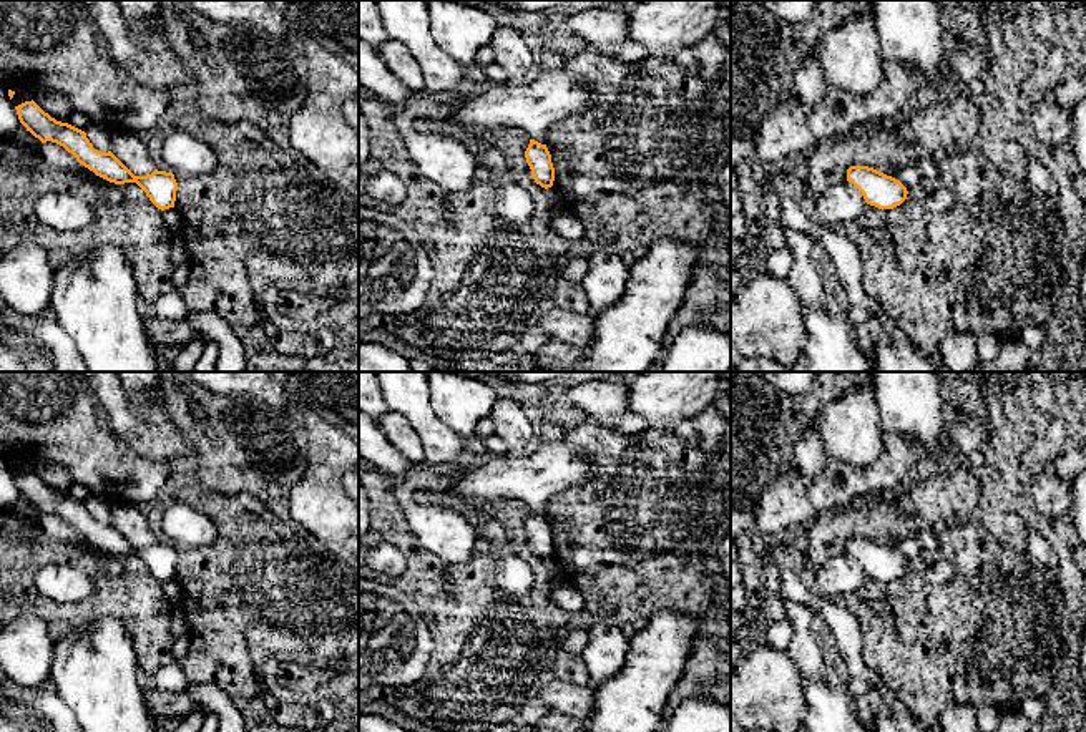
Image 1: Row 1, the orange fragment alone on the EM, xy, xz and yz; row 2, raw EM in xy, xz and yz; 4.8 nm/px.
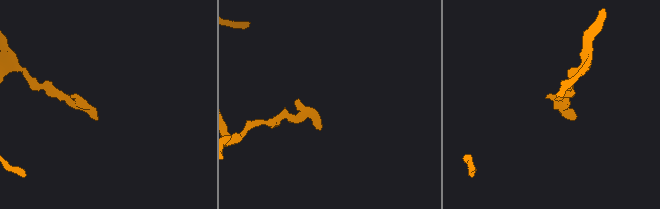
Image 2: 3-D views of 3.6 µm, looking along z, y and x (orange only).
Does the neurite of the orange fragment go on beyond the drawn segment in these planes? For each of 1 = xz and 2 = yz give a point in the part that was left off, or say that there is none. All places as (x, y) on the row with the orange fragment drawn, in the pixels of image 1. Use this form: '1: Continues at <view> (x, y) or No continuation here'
1: No continuation here
2: No continuation here

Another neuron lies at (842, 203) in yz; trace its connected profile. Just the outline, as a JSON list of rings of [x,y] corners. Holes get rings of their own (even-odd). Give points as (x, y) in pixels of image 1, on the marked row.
[[[849,181],[832,184],[814,196],[819,219],[825,226],[840,226],[855,221],[867,209],[862,193]]]

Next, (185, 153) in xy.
[[[183,129],[164,134],[163,161],[183,174],[208,174],[216,168],[216,153],[211,144]]]

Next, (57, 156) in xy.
[[[51,141],[42,143],[40,154],[53,169],[76,173],[86,179],[91,179],[108,203],[116,204],[123,198],[121,184],[115,184],[96,176],[93,171],[80,164],[76,158],[68,153],[63,146]]]

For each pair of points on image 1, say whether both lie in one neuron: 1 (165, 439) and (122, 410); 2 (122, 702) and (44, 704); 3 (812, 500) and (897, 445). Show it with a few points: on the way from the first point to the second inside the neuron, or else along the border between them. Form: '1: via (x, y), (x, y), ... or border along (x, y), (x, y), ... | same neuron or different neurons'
1: via (153, 439), (143, 437), (128, 422) | same neuron
2: border along (50, 683), (73, 714) | different neurons
3: via (836, 490), (865, 483), (880, 468) | same neuron

